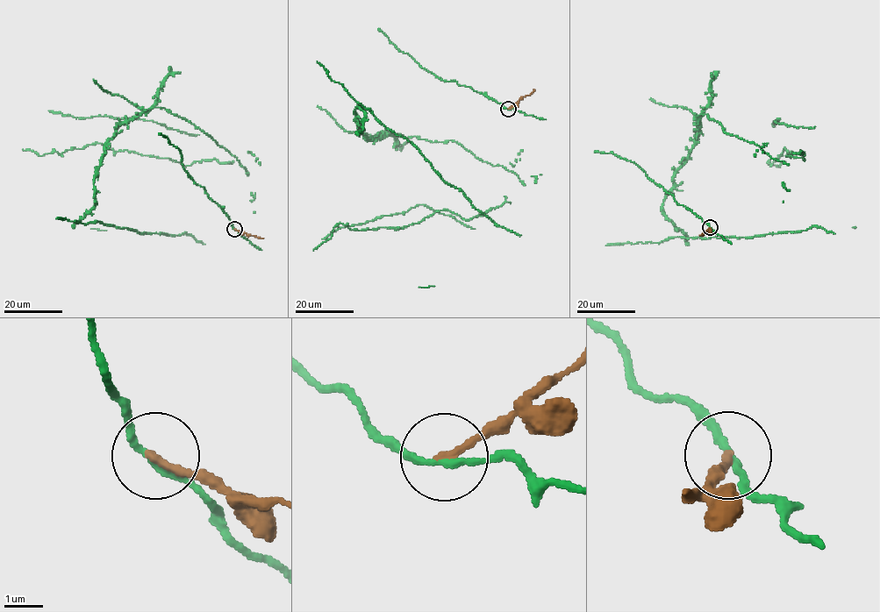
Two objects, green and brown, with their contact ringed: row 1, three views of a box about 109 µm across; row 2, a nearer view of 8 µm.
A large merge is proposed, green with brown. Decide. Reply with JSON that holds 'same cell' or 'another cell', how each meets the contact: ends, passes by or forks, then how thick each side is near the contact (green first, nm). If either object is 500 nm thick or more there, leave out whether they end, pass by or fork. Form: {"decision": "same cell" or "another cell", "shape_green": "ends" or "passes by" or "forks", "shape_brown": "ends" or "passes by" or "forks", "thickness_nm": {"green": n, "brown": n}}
{"decision": "another cell", "shape_green": "passes by", "shape_brown": "ends", "thickness_nm": {"green": 180, "brown": 200}}

